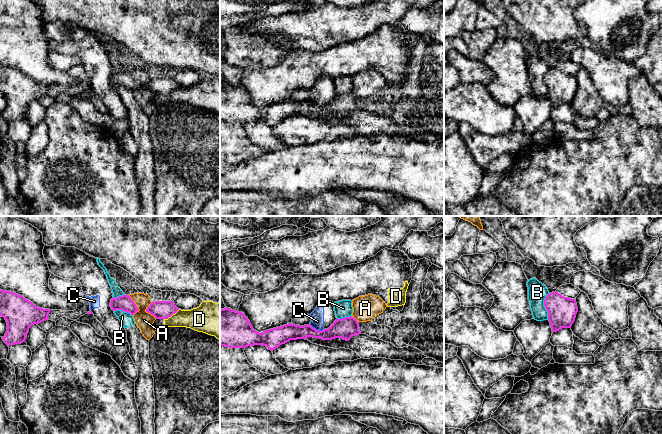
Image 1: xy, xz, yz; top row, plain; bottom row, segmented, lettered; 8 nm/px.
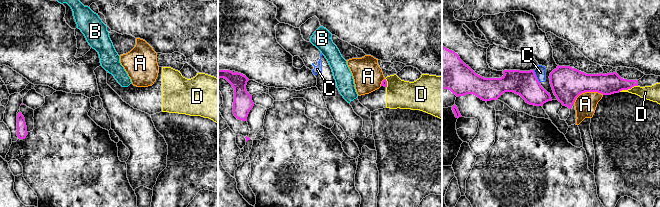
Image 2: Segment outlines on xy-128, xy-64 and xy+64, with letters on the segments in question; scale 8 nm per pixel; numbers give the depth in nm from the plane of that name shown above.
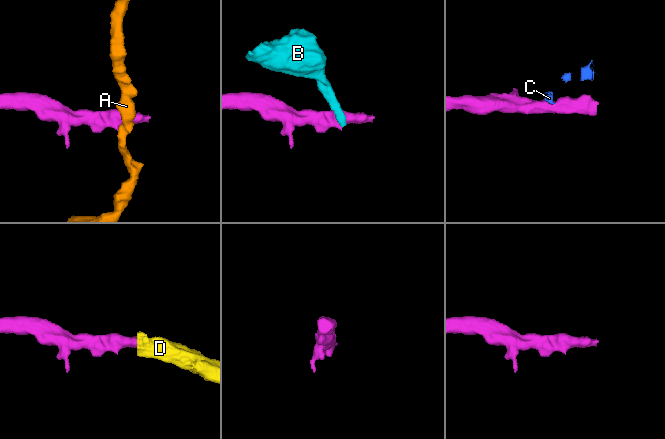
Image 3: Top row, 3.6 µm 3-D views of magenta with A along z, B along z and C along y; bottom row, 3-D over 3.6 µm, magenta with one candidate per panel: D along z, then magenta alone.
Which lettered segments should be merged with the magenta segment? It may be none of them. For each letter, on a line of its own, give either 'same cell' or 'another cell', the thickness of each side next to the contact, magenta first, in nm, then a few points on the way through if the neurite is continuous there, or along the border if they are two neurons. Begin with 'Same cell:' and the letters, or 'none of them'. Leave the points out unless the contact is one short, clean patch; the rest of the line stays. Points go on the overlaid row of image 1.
Same cell: none of them
A: another cell; calibres 120 and 140 nm; border xy (128, 295), (138, 309), (133, 315)
B: another cell; calibres 220 and 160 nm; border yz (549, 293), (544, 300), (547, 319)
C: another cell; calibres 170 and 110 nm; border xz (309, 324), (316, 329), (324, 329)
D: another cell; calibres 140 and 200 nm; border xy (179, 309), (164, 319)

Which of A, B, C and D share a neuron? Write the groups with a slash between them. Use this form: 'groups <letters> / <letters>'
groups A / B / C / D

